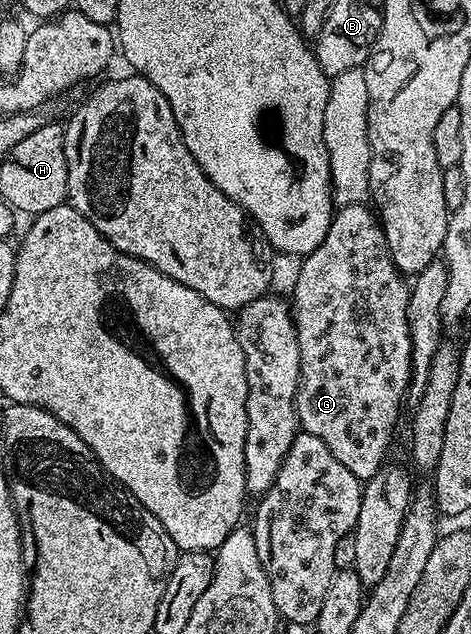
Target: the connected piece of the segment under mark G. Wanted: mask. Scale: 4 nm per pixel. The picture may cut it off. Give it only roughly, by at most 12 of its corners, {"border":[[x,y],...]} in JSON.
{"border":[[343,205],[290,294],[299,428],[361,483],[412,378],[409,282]]}

